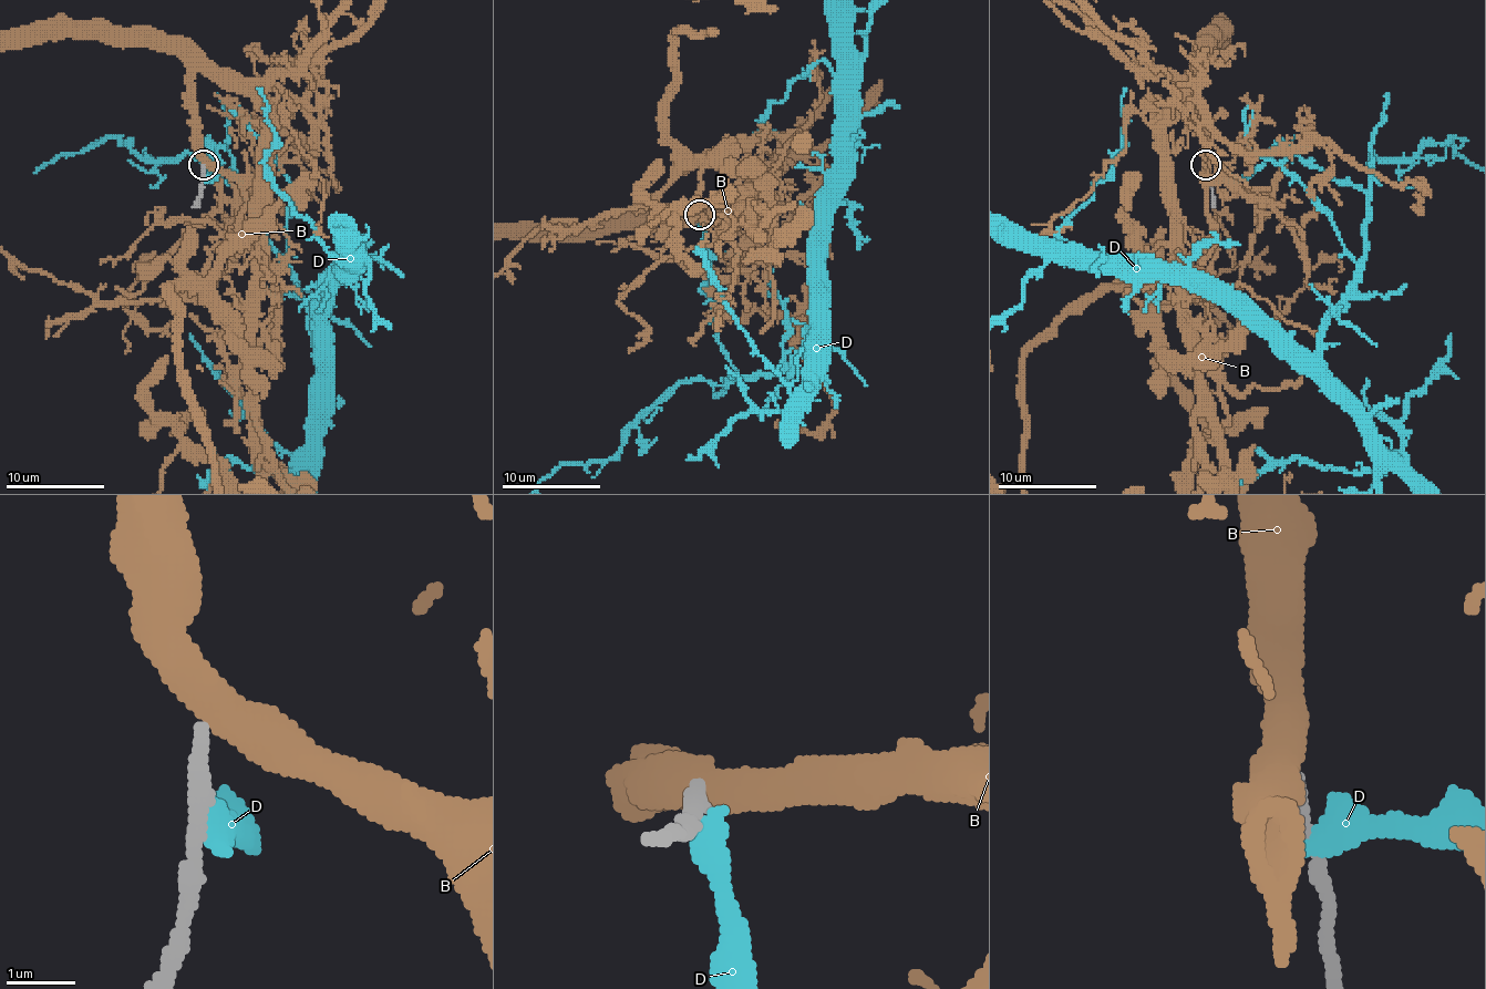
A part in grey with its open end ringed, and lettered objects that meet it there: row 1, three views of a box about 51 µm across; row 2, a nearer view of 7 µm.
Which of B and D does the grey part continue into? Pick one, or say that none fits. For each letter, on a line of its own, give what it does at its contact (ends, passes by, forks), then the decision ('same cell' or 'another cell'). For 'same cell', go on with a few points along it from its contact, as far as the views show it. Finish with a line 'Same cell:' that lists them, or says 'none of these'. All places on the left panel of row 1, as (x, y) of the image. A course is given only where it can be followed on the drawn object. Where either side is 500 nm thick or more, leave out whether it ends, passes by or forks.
B: it passes by | another cell
D: it ends | another cell
Same cell: none of these

